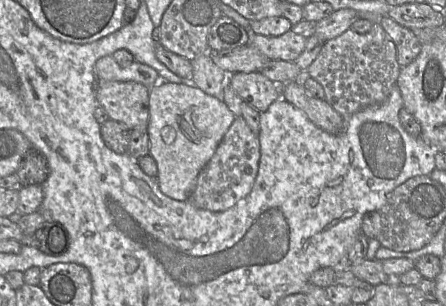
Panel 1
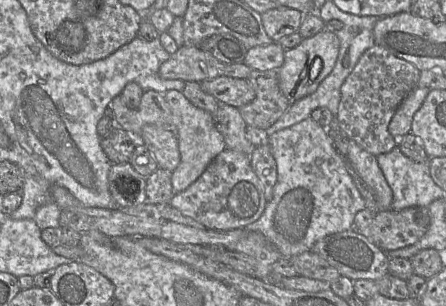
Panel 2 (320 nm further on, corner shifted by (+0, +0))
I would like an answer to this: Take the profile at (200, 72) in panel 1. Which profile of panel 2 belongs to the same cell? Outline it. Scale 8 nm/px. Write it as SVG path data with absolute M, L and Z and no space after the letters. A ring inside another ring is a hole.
M218 102L215 122L223 135L226 148L250 157L255 146L246 137L247 125L238 108Z

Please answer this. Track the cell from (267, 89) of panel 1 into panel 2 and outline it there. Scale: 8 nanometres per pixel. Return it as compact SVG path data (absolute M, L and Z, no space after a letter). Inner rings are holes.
M220 76L200 82L201 89L218 102L240 108L255 98L255 91L247 79Z

